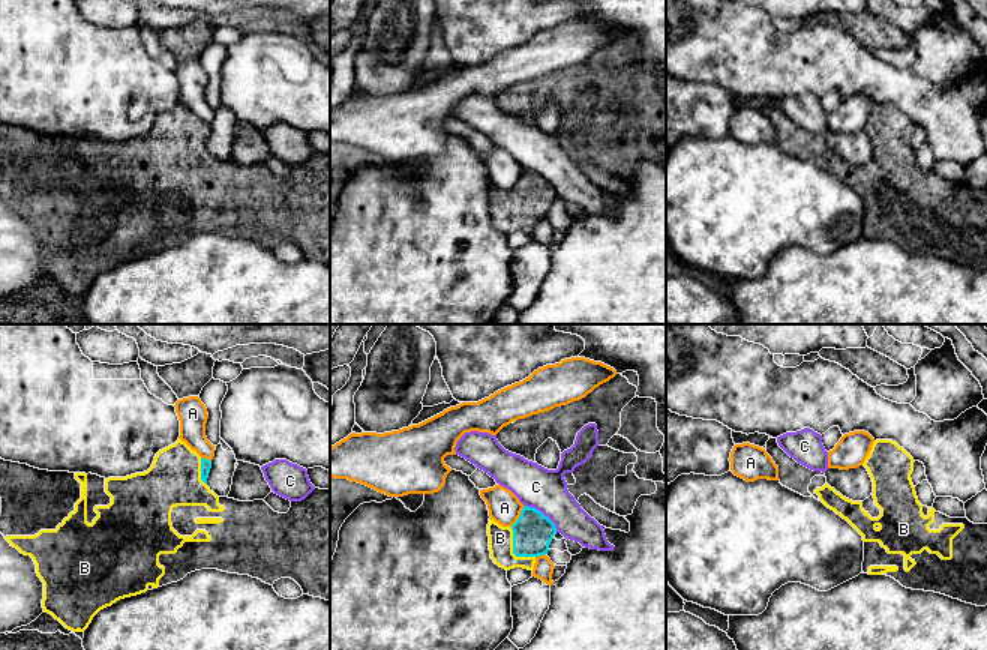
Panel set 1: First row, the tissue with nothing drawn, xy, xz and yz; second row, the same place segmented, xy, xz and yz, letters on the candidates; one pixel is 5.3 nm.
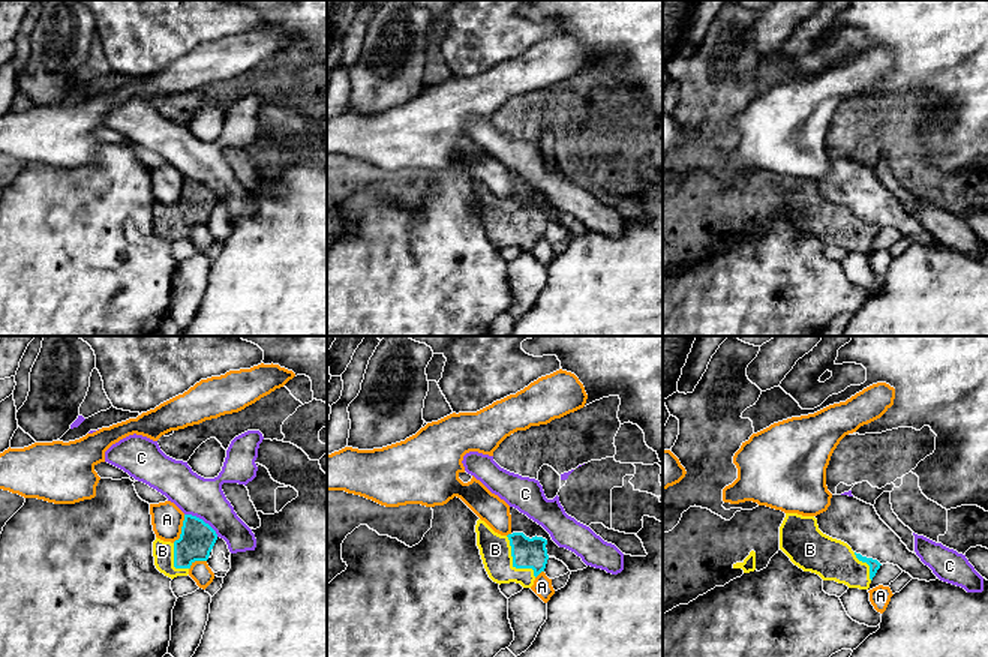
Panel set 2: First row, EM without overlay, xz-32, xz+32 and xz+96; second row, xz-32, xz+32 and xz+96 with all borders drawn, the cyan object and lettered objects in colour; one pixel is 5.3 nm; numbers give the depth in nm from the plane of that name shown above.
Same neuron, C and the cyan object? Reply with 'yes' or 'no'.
no

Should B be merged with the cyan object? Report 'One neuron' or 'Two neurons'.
One neuron

